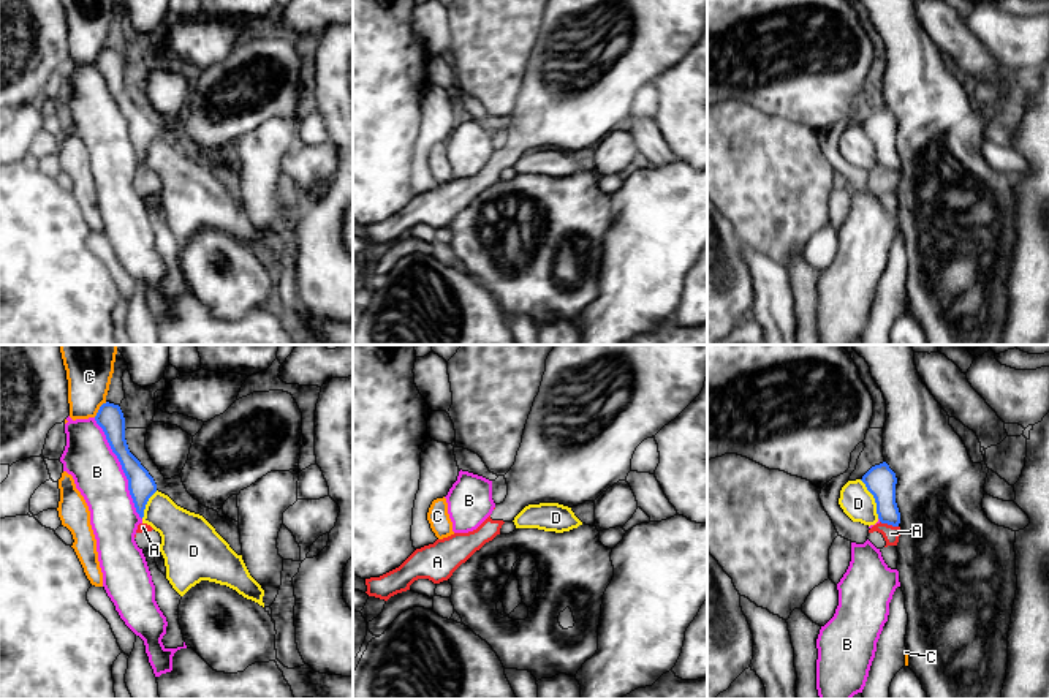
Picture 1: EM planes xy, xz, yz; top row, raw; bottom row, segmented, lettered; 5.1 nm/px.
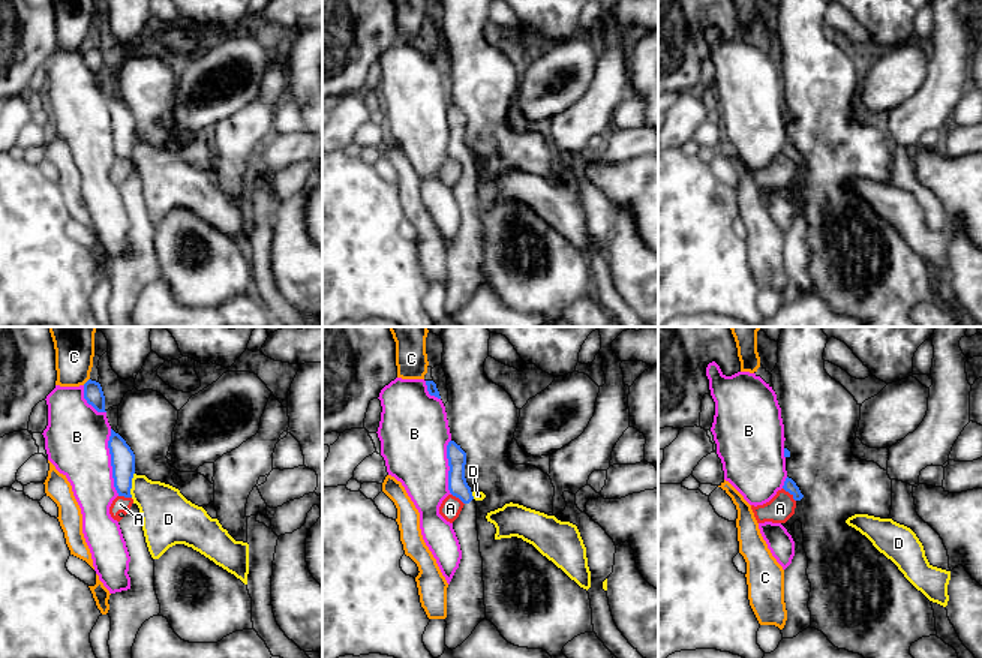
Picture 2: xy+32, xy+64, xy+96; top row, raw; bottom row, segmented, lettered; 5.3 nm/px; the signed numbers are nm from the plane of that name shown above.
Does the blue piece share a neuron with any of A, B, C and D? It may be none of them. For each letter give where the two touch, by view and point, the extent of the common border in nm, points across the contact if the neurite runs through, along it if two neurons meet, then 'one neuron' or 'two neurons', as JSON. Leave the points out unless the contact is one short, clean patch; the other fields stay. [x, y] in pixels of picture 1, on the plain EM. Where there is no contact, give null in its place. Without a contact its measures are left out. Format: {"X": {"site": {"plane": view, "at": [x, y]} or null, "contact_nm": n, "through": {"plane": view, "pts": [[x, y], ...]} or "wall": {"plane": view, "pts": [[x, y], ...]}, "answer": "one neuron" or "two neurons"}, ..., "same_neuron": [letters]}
{"A": {"site": {"plane": "yz", "at": [889, 170]}, "contact_nm": 100, "wall": {"plane": "yz", "pts": [[880, 166], [897, 173]]}, "answer": "two neurons"}, "B": {"site": {"plane": "xy", "at": [122, 114]}, "contact_nm": 550, "answer": "two neurons"}, "C": {"site": {"plane": "xy", "at": [100, 54]}, "contact_nm": 100, "answer": "two neurons"}, "D": {"site": {"plane": "yz", "at": [874, 143]}, "contact_nm": 220, "answer": "two neurons"}, "same_neuron": []}

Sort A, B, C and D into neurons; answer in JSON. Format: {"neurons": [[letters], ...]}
{"neurons": [["A"], ["B"], ["C"], ["D"]]}

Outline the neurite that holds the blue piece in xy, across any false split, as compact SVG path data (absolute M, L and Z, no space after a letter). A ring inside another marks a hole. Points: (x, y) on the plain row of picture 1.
M106 47L100 52L95 66L103 74L112 98L117 101L122 111L122 115L128 125L128 136L136 158L142 164L149 144L157 138L157 130L149 117L128 95L125 85L123 59L119 51Z

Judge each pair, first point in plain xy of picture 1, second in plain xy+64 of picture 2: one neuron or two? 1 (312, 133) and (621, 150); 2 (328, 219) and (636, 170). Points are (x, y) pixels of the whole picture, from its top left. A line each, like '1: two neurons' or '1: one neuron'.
1: two neurons
2: two neurons

